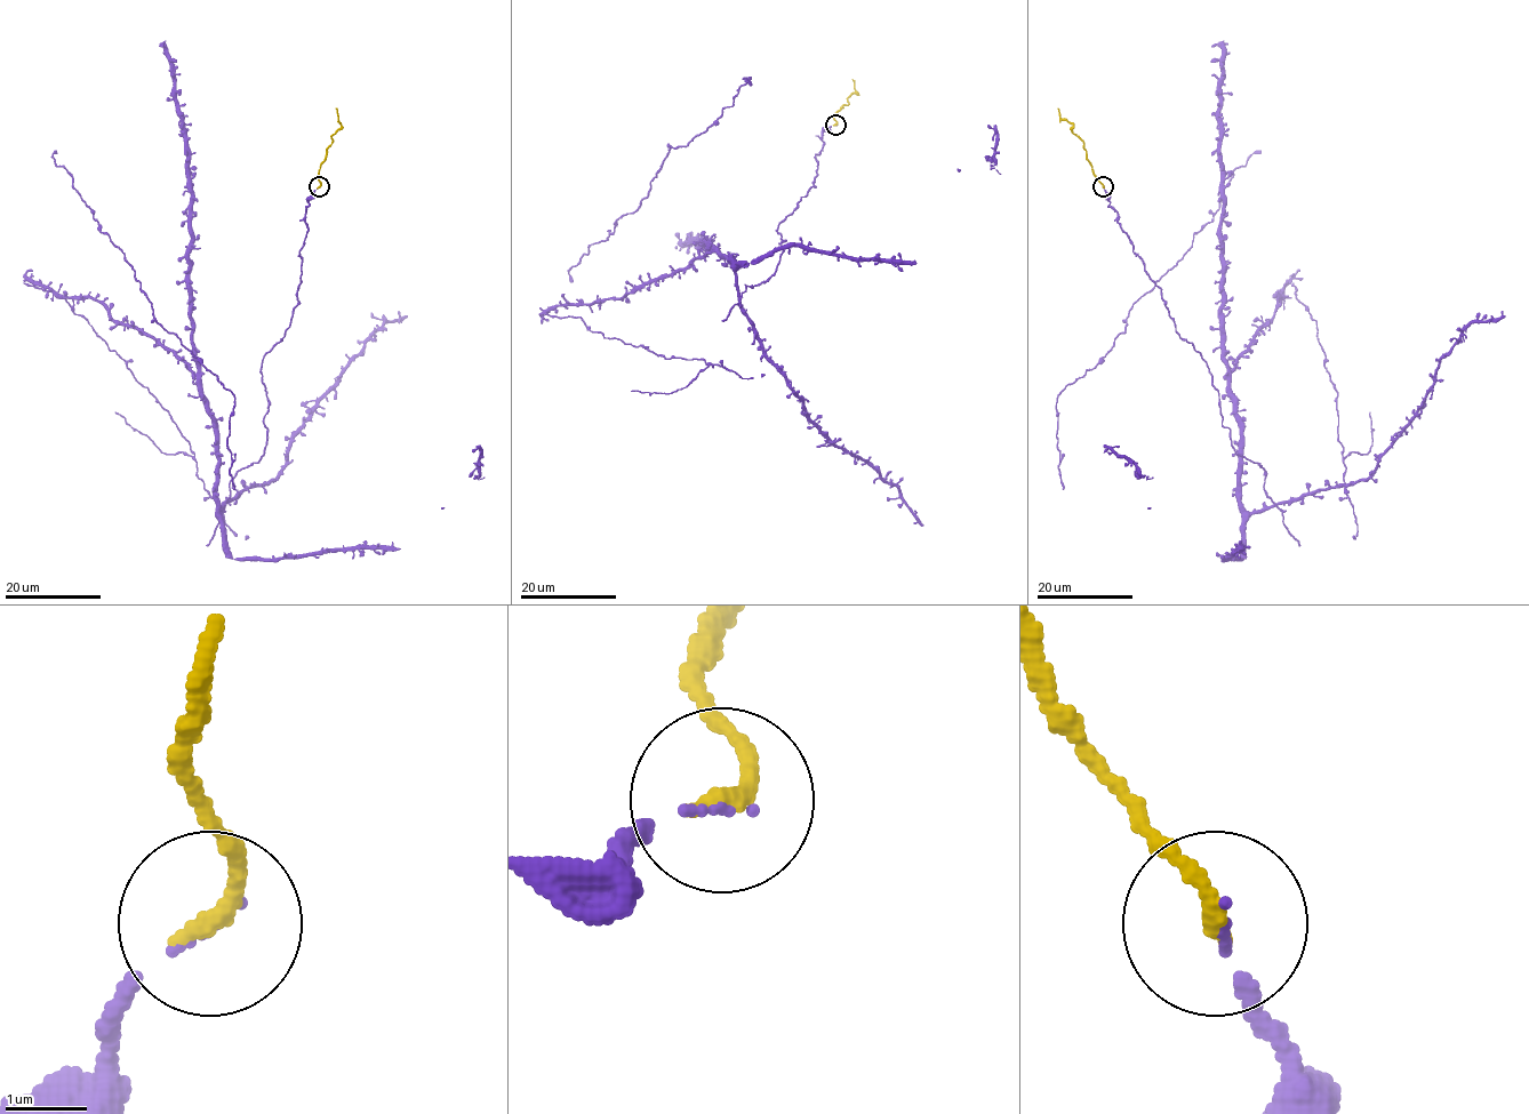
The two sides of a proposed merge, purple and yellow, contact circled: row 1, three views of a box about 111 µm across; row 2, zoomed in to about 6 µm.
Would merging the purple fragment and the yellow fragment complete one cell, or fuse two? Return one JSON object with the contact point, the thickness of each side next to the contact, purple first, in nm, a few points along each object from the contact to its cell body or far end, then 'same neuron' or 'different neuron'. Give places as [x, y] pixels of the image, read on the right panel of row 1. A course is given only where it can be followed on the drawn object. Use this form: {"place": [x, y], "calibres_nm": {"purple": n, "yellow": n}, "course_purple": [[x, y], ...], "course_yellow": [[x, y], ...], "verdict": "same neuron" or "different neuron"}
{"place": [1103, 186], "calibres_nm": {"purple": 70, "yellow": 240}, "course_purple": [[1103, 187], [1265, 472], [1273, 504], [1250, 513], [1231, 370], [1295, 287], [1353, 537]], "course_yellow": [[1103, 187], [1082, 142], [1073, 133], [1073, 125], [1059, 117], [1057, 109]], "verdict": "same neuron"}

